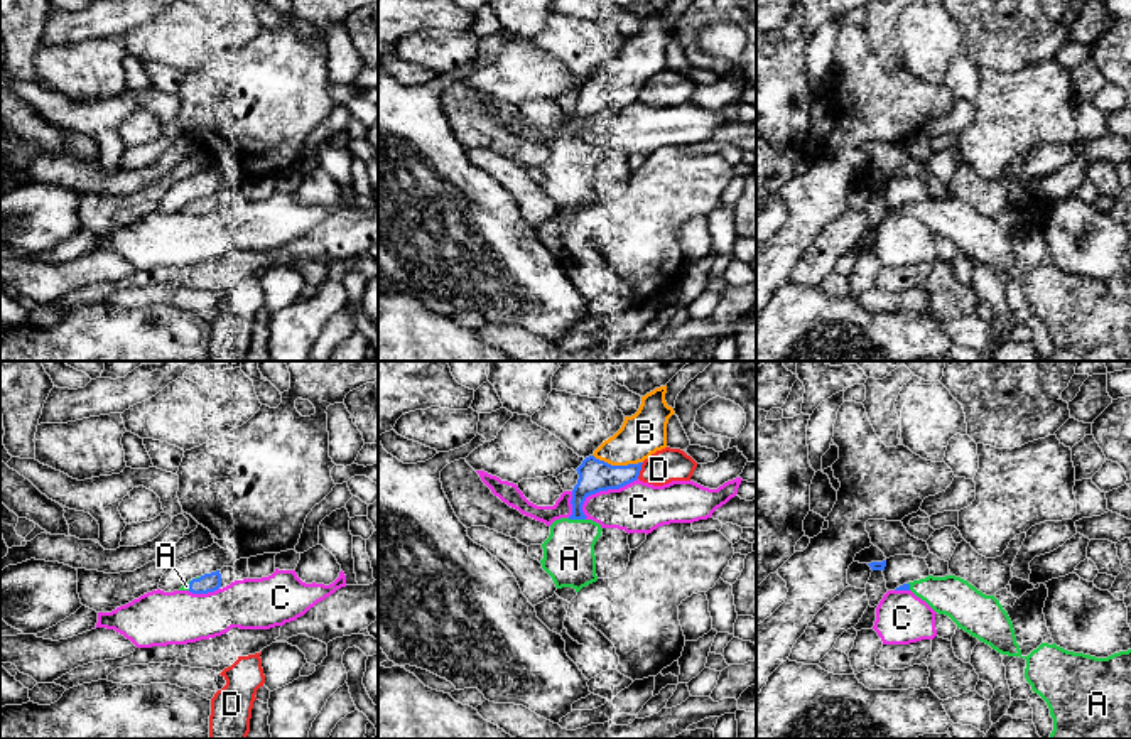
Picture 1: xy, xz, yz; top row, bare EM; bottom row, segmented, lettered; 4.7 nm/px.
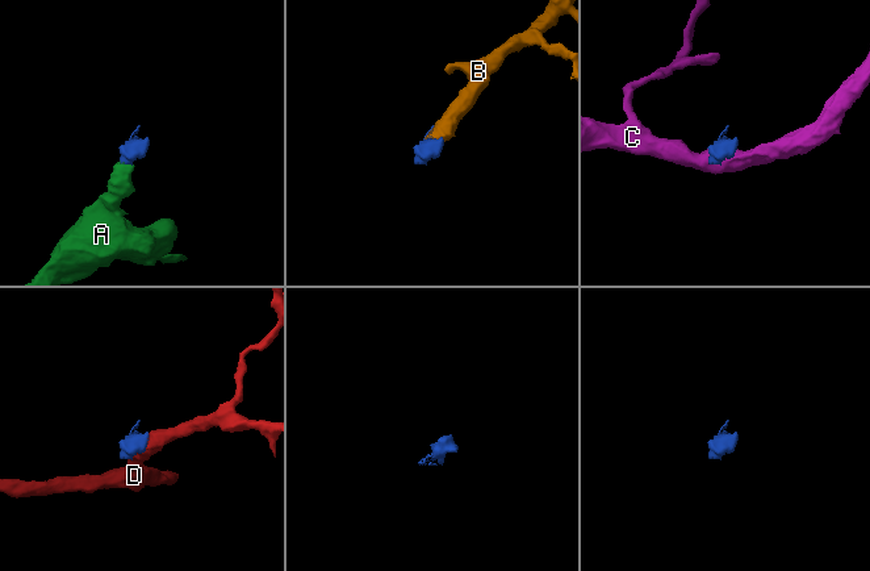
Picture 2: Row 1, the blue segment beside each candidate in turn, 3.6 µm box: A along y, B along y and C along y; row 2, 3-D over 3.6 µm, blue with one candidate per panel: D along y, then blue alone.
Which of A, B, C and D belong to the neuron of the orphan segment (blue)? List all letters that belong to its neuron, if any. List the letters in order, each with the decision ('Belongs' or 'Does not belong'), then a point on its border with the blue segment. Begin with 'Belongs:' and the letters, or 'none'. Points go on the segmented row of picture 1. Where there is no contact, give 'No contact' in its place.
Belongs: A, B
A: Belongs. Touches blue at xz (576, 518)
B: Belongs. Touches blue at xz (618, 466)
C: Does not belong. Touches blue at xz (601, 490)
D: Does not belong. Touches blue at xz (640, 469)

